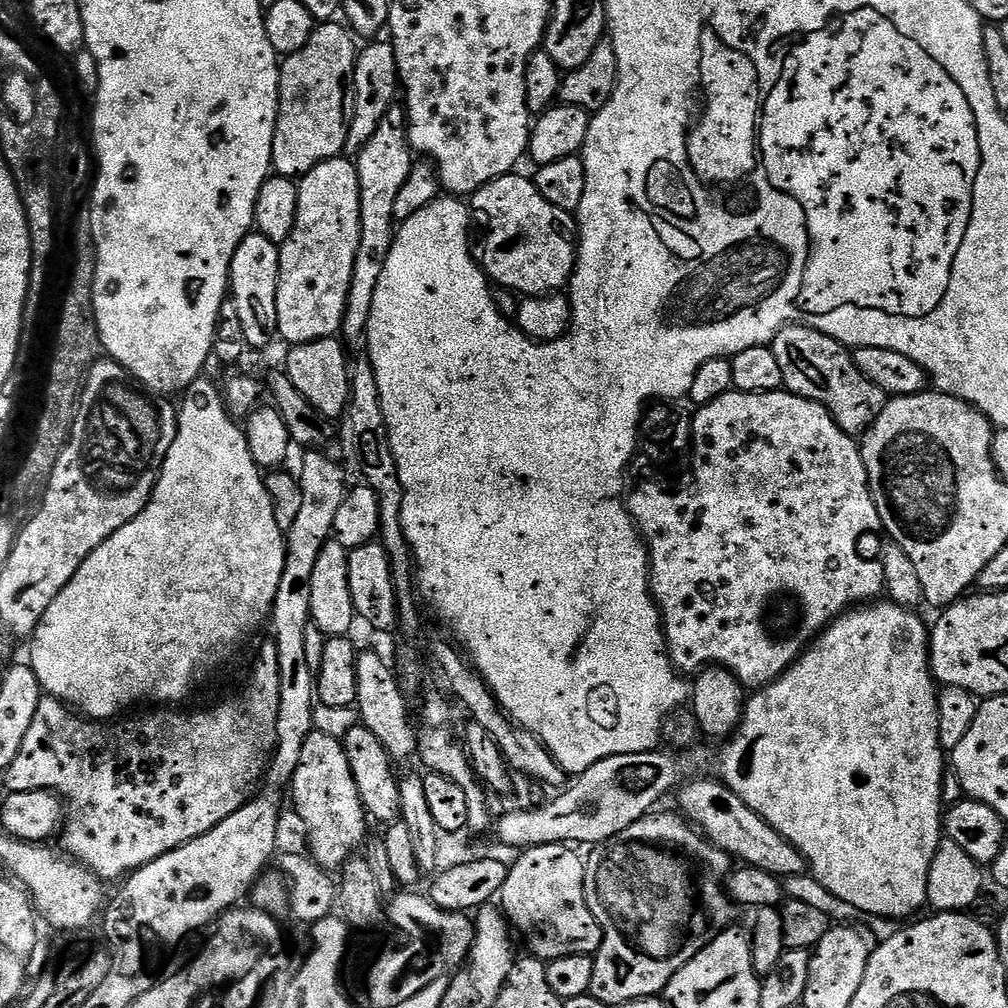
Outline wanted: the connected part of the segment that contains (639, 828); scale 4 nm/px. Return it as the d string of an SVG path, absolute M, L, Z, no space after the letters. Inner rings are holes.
M653 811L638 822L626 826L626 830L622 830L622 834L610 838L604 844L595 845L589 851L592 853L586 856L584 865L586 902L588 903L590 914L594 914L594 918L604 935L602 946L596 951L594 957L594 978L592 979L590 994L598 1002L605 1004L605 1006L612 1006L612 1004L626 1006L632 1000L644 1000L647 996L659 997L663 993L665 986L670 982L670 978L674 978L674 974L678 974L678 970L682 970L682 966L686 966L686 962L690 962L690 958L697 956L715 938L718 932L724 931L725 928L733 923L732 908L734 909L734 901L728 895L726 887L726 881L734 868L733 857L723 852L717 844L711 844L700 831L693 828L684 819L683 815L677 814L675 811L673 811L674 813L660 811Z

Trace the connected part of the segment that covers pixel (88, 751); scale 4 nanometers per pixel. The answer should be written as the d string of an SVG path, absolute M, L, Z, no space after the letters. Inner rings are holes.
M268 642L260 648L260 657L248 676L240 696L220 704L207 712L200 708L197 712L176 712L180 710L156 710L153 716L140 716L137 720L124 720L119 722L97 722L77 714L63 700L47 694L41 695L38 702L38 710L34 710L34 722L30 722L30 730L26 730L26 738L22 738L22 750L18 750L18 758L6 769L8 776L8 792L55 792L66 805L68 819L64 821L62 835L59 837L59 847L73 860L79 860L85 868L88 868L102 882L116 880L120 882L129 874L141 868L143 864L154 862L162 854L206 834L218 822L222 822L234 810L238 810L253 795L254 789L261 783L262 777L272 759L272 753L276 751L276 735L278 734L278 698L280 687L278 686L278 650L275 643Z

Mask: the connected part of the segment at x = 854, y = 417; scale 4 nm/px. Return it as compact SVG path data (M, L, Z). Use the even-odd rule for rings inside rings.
M789 324L771 342L774 358L782 366L784 388L807 400L821 404L834 418L843 432L856 438L868 431L868 427L882 414L886 397L878 386L865 378L862 370L854 366L851 351L834 338L804 324Z

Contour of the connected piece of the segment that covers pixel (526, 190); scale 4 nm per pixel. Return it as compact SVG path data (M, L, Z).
M509 174L491 180L486 186L472 193L470 212L474 224L484 228L484 237L478 248L478 263L493 285L501 284L512 292L521 292L521 297L546 296L556 294L560 288L569 283L572 272L576 269L576 249L578 247L578 220L566 210L558 210L558 206L550 206L546 198L536 189L535 183L524 176Z

